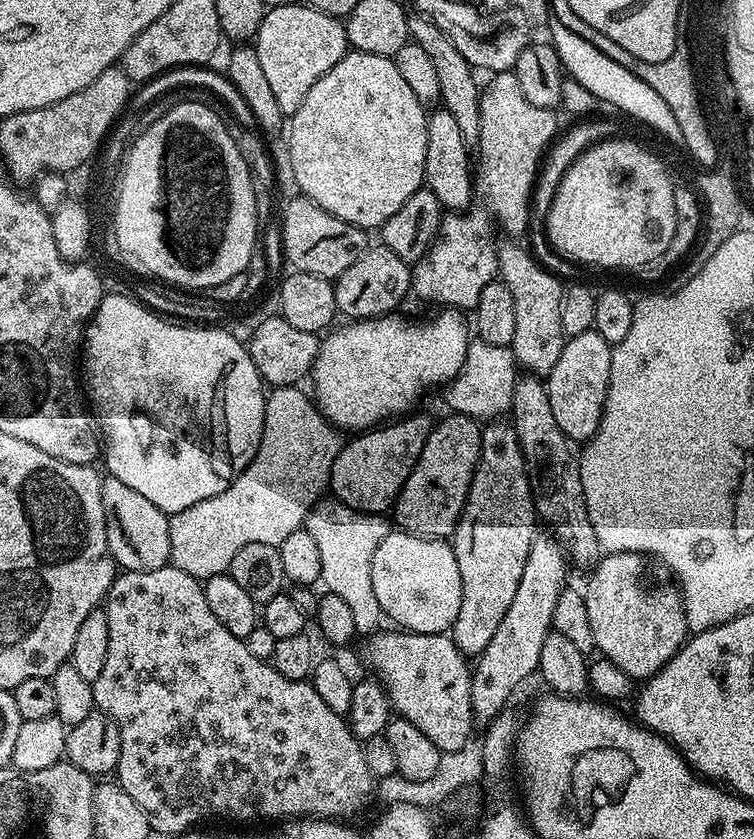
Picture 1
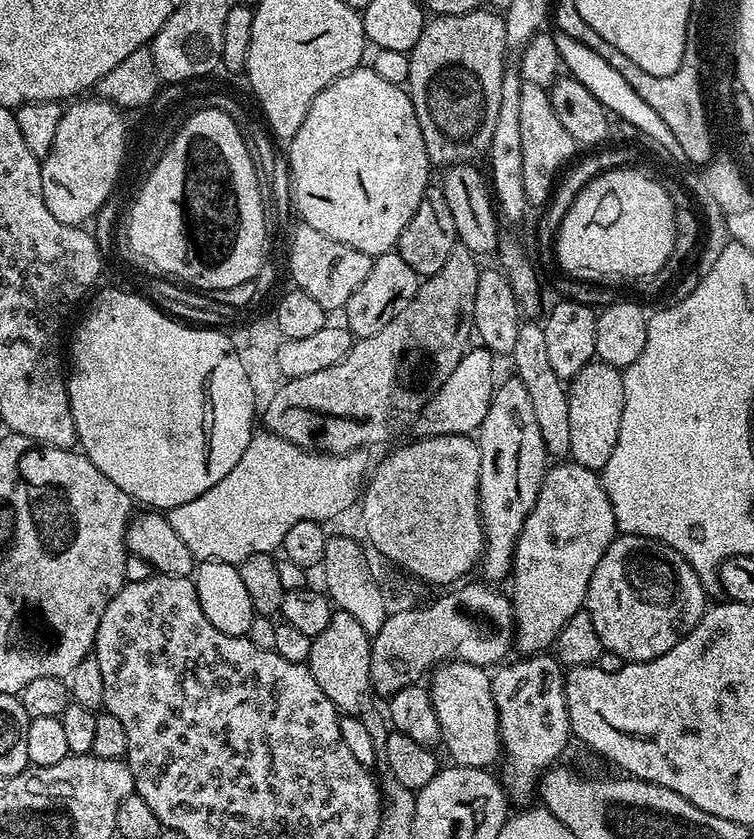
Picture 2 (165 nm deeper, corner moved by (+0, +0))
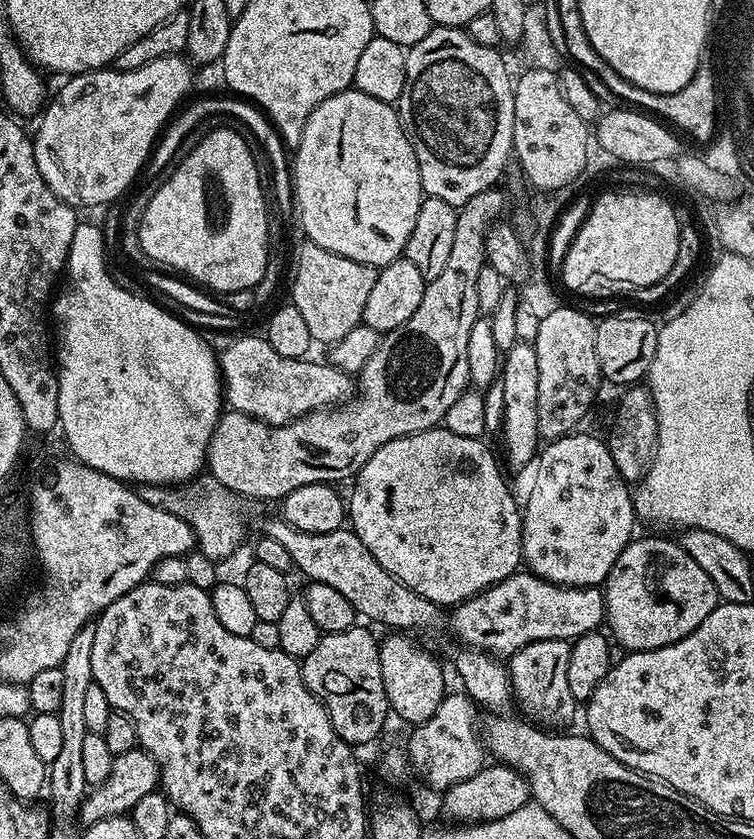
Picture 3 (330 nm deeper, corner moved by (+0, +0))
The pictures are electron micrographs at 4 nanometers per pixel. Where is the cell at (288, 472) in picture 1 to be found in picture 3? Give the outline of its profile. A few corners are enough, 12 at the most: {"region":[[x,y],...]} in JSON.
{"region":[[211,474],[189,486],[142,484],[142,502],[185,520],[198,551],[245,543],[235,492]]}

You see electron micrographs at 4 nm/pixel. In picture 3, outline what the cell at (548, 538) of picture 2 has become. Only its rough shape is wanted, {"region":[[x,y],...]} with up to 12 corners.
{"region":[[607,443],[543,445],[522,504],[527,571],[608,579],[638,524]]}

